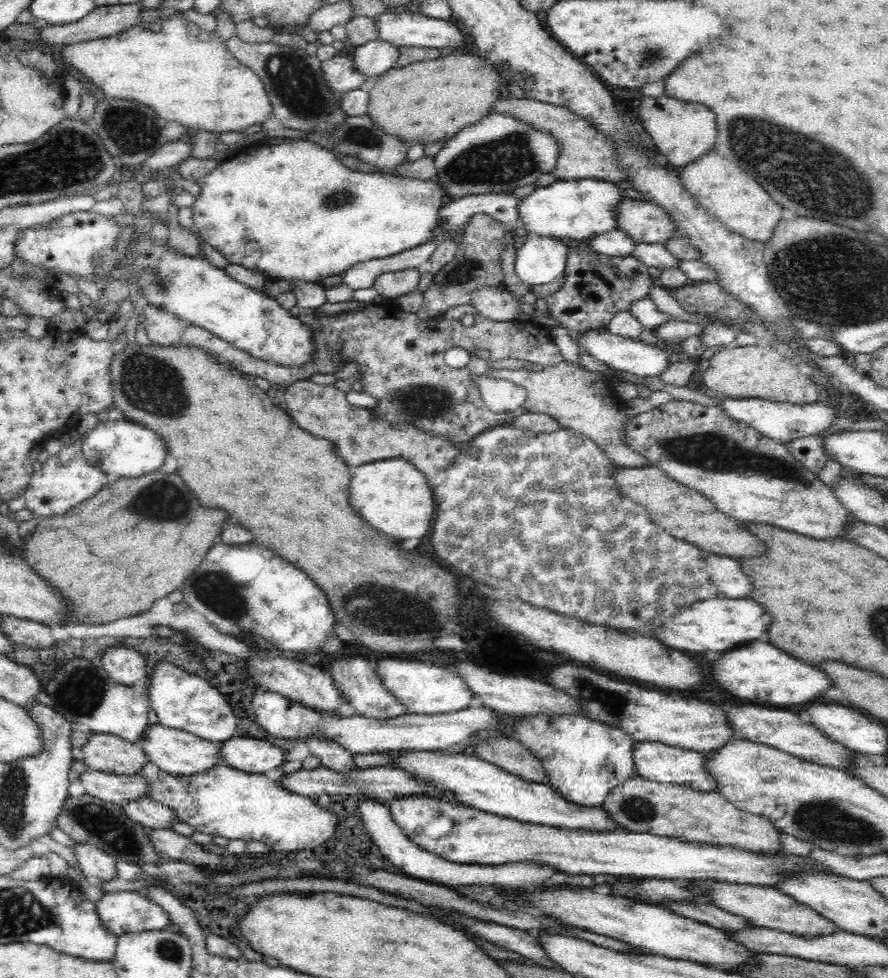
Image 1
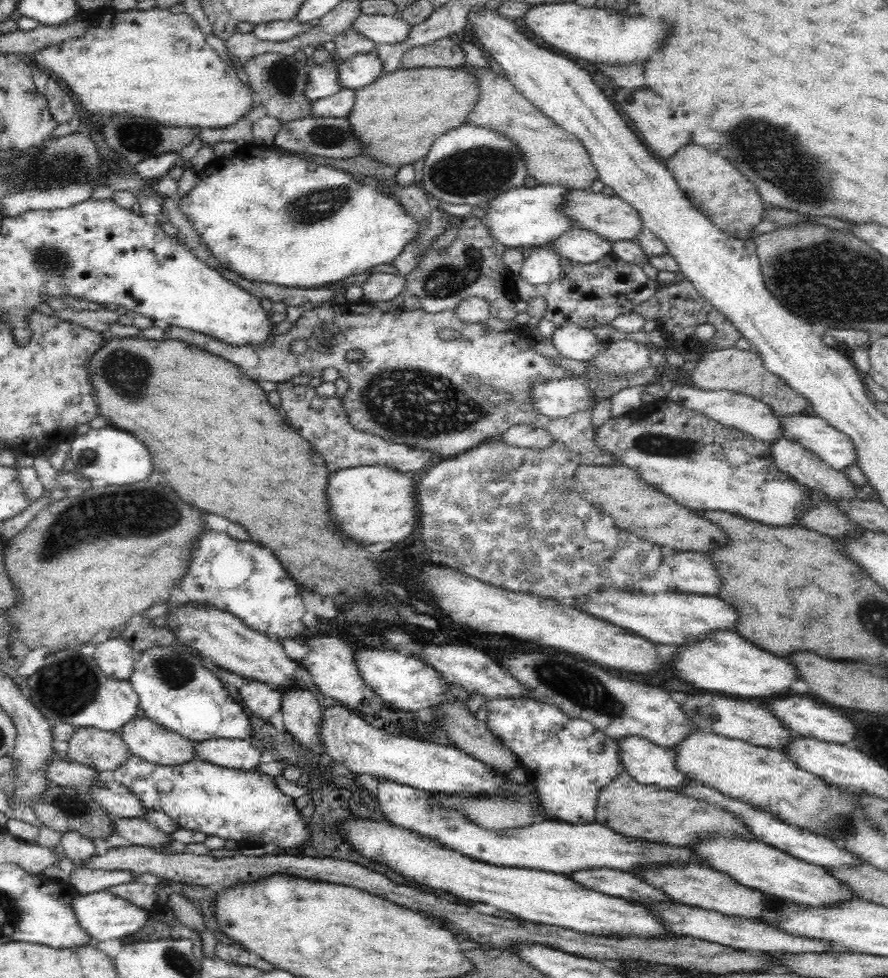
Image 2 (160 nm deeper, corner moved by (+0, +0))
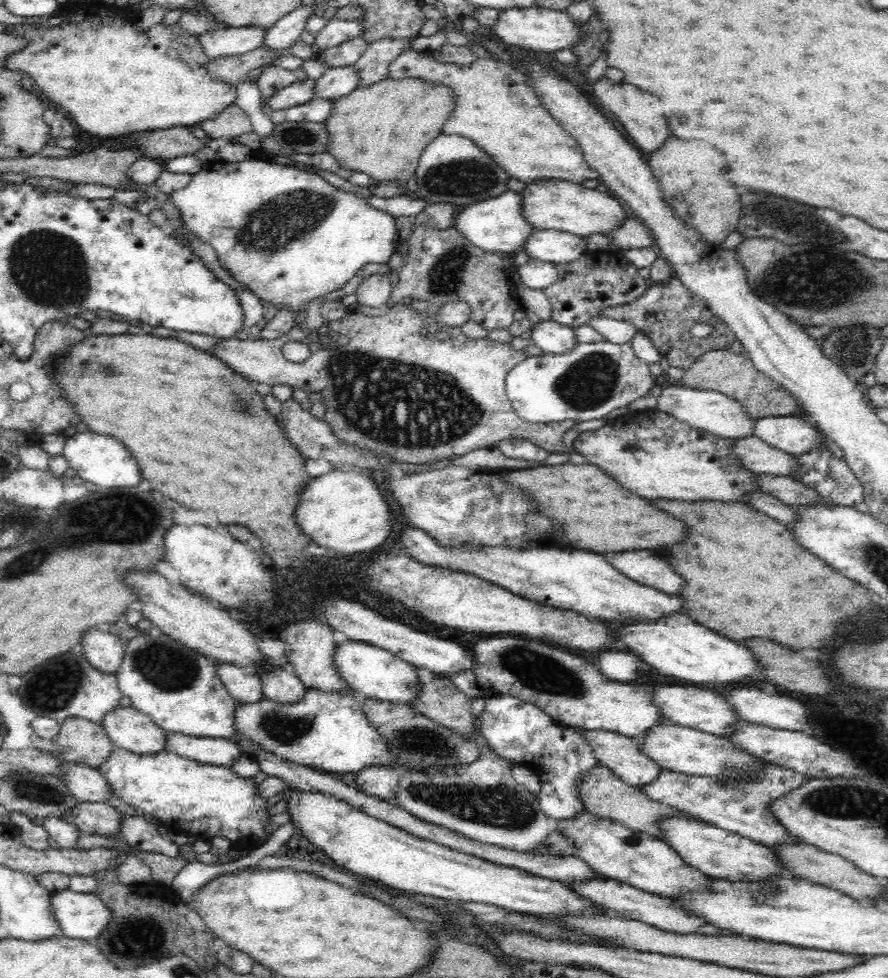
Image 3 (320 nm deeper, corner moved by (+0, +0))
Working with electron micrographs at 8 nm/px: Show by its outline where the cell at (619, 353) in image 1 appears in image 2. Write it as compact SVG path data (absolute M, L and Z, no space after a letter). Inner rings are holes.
M566 323L556 326L550 337L558 356L585 362L605 350L605 341L598 340L590 329L580 328L577 324Z

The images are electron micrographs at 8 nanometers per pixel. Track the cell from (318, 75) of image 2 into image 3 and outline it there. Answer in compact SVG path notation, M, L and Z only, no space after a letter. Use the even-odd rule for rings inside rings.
M313 79L293 82L290 86L282 88L277 94L274 94L269 100L263 101L261 108L265 114L271 115L273 112L301 106L312 100L312 88L314 88Z

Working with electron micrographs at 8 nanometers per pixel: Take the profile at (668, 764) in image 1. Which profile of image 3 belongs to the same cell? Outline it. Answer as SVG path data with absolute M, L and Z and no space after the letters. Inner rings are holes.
M582 729L581 732L592 742L597 766L609 768L624 784L634 787L652 783L661 772L661 768L645 755L635 738L612 731Z

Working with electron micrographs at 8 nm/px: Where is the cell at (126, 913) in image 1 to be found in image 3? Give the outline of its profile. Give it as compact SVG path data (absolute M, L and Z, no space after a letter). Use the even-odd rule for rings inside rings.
M70 889L53 893L52 911L57 919L57 932L78 940L98 936L112 918L112 910L94 893L84 894Z

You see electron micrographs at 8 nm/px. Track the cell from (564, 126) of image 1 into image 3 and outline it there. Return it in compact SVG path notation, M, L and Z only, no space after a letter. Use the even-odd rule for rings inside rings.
M402 50L401 54L388 66L388 74L384 79L400 80L406 77L417 77L430 84L445 85L453 89L455 106L449 119L442 126L441 134L445 136L462 136L472 140L482 151L493 158L501 169L509 174L510 178L520 182L534 182L534 180L552 179L570 183L584 182L586 179L599 179L598 173L590 169L583 150L578 142L564 128L554 121L554 116L546 111L546 108L535 96L531 86L526 82L522 72L515 70L500 60L477 58L474 62L465 65L456 63L438 62L433 59L429 51Z

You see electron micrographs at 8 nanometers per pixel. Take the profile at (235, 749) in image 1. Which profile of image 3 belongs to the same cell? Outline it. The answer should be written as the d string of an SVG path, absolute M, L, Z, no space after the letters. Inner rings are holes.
M178 732L166 733L164 737L166 750L199 763L228 767L244 753L238 744L226 738L180 735Z

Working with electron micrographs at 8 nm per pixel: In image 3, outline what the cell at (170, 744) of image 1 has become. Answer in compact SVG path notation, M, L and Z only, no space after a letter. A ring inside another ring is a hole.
M132 707L114 708L100 724L115 747L134 754L154 754L166 750L166 737L162 729Z

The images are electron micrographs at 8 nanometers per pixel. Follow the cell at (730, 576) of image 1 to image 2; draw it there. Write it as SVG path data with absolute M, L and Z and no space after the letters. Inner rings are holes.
M674 550L664 554L660 563L670 568L678 593L712 596L721 586L712 562L694 551Z

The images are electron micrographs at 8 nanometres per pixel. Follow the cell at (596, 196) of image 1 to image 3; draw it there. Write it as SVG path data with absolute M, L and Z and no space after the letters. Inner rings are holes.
M507 190L488 200L466 205L452 220L453 230L456 230L465 239L486 252L512 256L520 251L528 236L533 232L533 225L525 220L520 194Z

